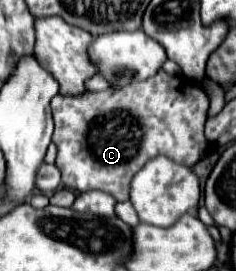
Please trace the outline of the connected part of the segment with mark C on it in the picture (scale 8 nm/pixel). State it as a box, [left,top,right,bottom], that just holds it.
[51,70,209,202]

